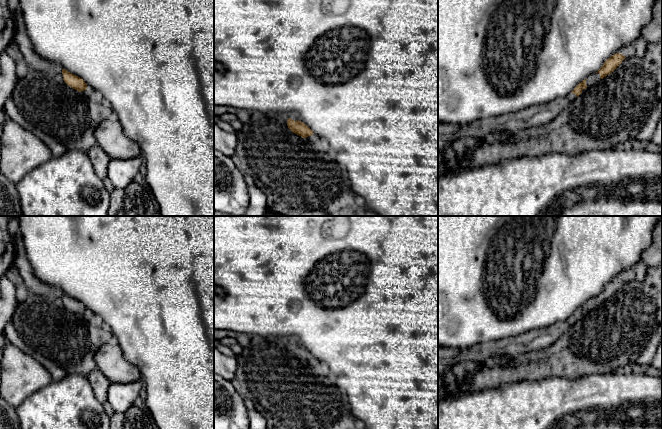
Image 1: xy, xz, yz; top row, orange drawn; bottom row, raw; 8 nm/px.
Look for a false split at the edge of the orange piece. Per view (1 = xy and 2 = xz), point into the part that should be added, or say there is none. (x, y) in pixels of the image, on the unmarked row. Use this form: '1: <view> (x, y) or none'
1: none
2: xz (293, 340)

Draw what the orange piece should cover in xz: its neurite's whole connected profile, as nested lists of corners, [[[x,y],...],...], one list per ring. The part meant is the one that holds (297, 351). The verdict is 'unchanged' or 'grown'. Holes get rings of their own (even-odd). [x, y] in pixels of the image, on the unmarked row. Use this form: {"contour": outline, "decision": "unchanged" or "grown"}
{"contour": [[[295,337],[288,338],[287,350],[293,357],[301,360],[302,362],[306,362],[314,358],[306,348],[298,344]]], "decision": "grown"}

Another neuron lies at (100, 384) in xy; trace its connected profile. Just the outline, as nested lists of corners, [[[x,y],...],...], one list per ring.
[[[97,369],[90,372],[87,379],[94,391],[96,399],[104,404],[108,401],[108,389],[111,385],[109,380]]]

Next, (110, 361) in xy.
[[[112,341],[102,345],[95,354],[96,369],[100,371],[111,384],[133,383],[142,380],[139,369],[125,359],[120,346]]]

